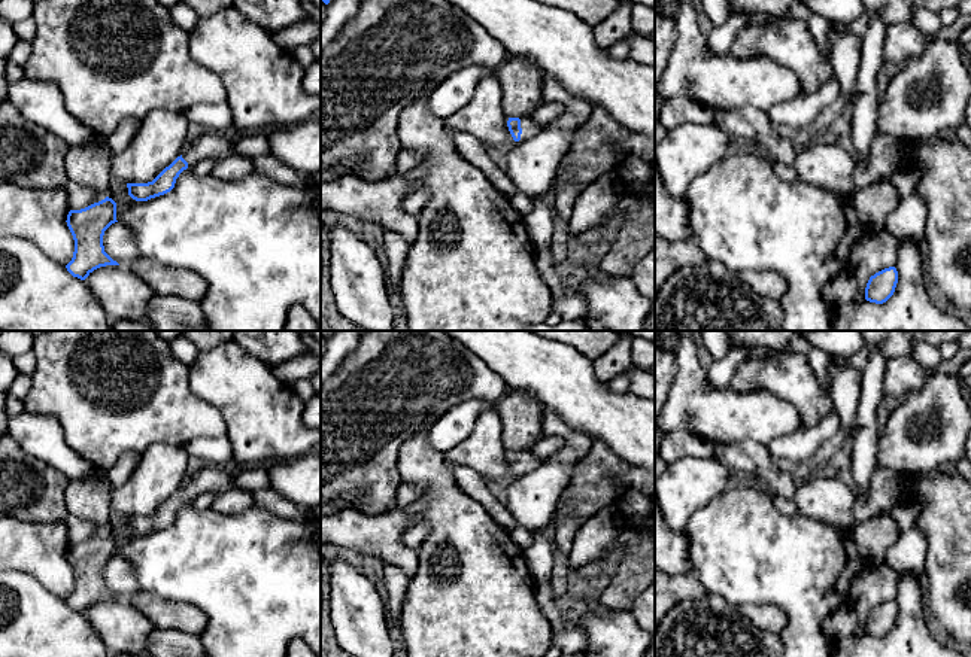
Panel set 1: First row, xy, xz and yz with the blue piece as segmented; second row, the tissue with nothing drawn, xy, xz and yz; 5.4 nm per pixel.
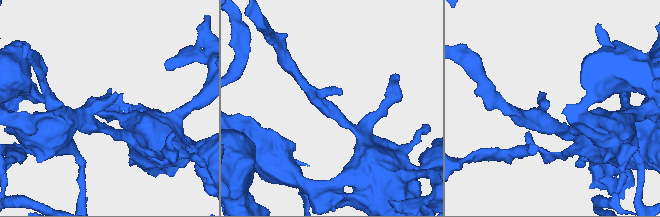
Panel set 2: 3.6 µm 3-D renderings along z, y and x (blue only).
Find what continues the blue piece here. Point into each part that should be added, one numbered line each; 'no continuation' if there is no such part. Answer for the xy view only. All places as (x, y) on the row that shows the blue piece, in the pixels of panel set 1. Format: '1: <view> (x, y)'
1: xy (209, 145)

